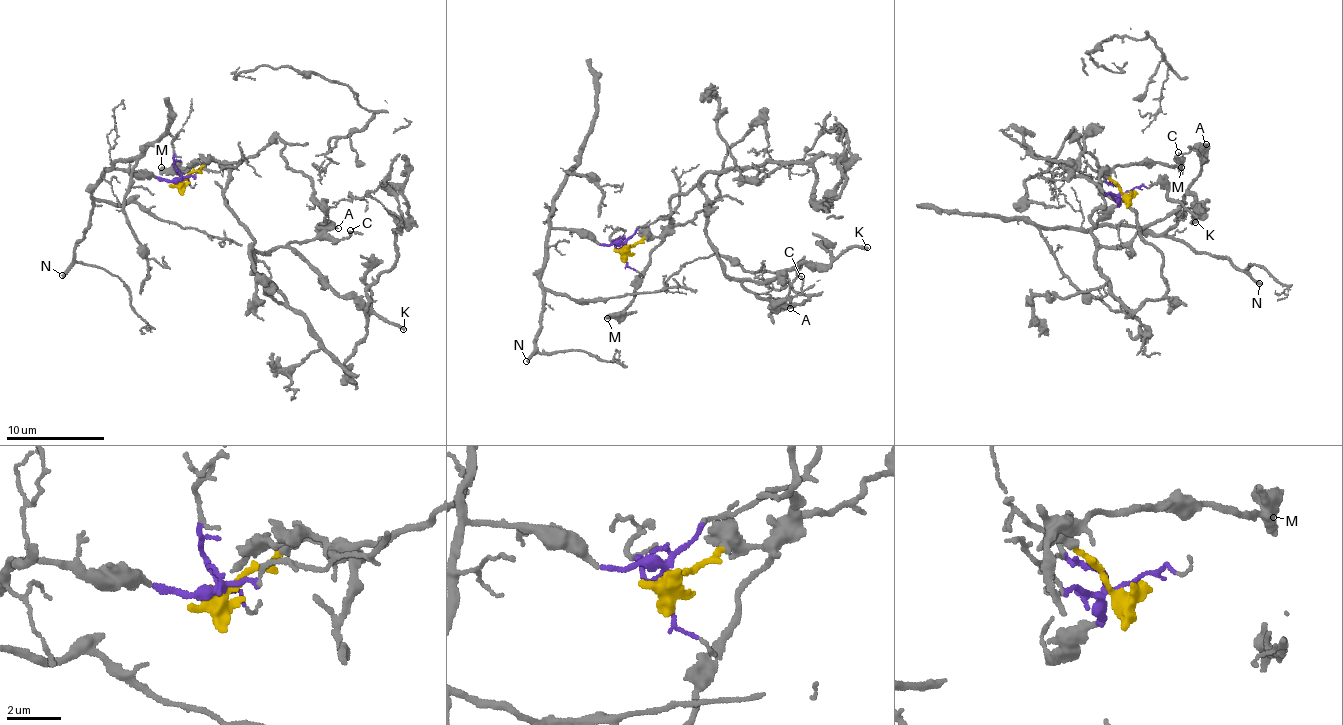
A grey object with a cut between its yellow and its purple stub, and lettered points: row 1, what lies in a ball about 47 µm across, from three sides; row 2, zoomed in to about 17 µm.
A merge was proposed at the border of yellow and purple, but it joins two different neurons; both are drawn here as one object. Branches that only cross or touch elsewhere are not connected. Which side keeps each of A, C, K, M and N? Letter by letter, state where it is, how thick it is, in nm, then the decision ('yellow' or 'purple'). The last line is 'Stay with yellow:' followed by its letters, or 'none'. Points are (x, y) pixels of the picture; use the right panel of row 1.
A: (1206, 144) | 320 nm | yellow
C: (1178, 152) | 140 nm | yellow
K: (1195, 222) | 220 nm | yellow
M: (1181, 167) | 380 nm | yellow
N: (1259, 283) | 240 nm | purple
Stay with yellow: A, C, K, M

